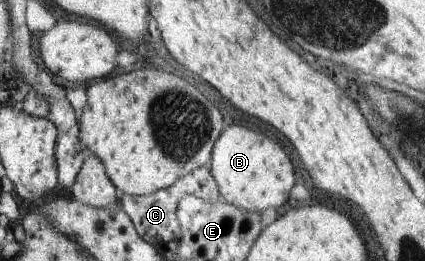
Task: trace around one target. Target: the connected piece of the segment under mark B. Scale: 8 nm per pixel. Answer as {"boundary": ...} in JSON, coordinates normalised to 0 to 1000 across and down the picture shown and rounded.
{"boundary":[[[551,475],[527,498],[501,567],[496,644],[511,682],[522,762],[565,797],[612,816],[673,782],[696,705],[692,628],[673,575],[626,513],[584,483]]]}

